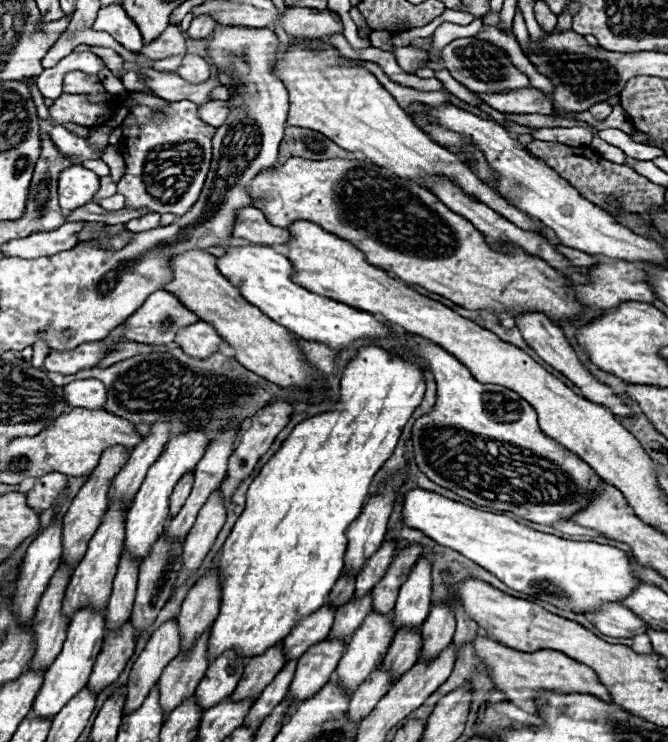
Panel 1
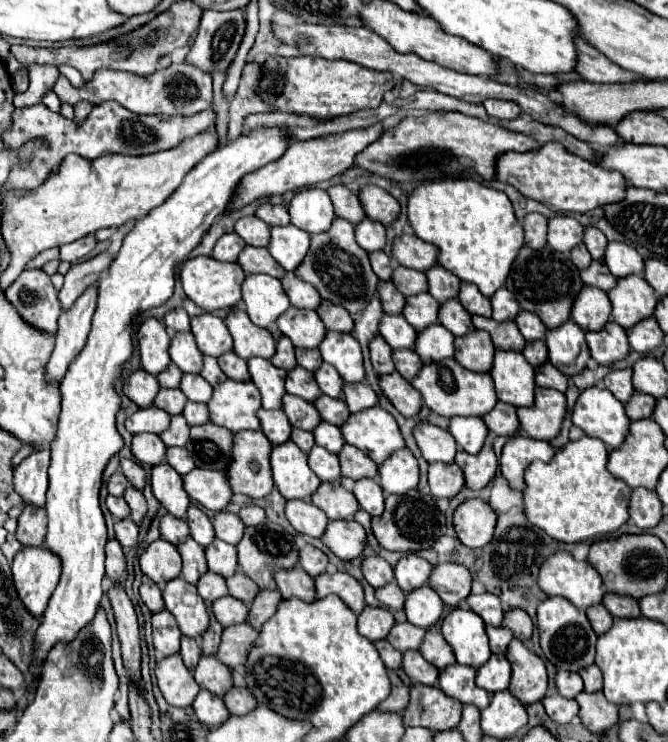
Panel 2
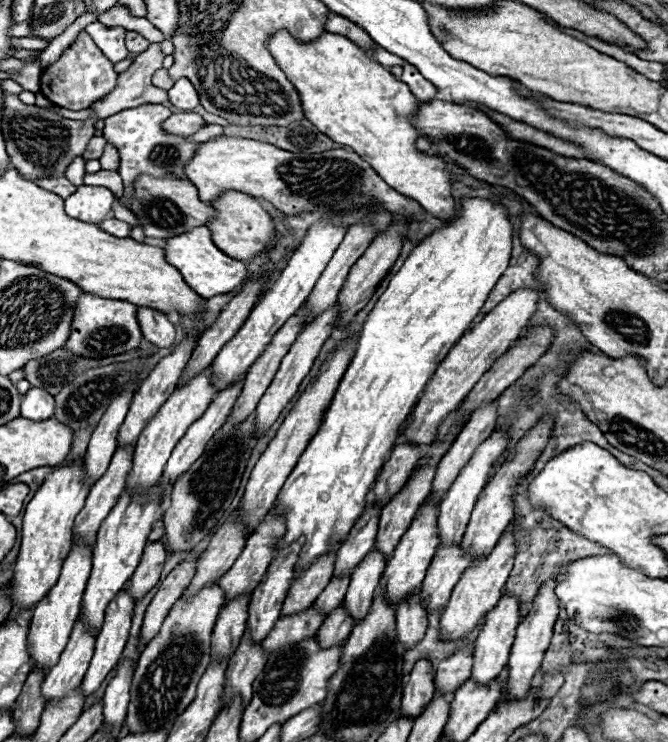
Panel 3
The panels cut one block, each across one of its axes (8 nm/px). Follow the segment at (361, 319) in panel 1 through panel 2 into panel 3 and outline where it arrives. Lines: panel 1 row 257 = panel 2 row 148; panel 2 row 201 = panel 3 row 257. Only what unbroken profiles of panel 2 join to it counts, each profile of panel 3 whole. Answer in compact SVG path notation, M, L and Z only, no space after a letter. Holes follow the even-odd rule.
M206 226L194 228L190 232L180 234L180 236L174 236L174 238L168 238L166 242L168 244L164 246L164 250L166 250L168 262L172 266L176 266L182 272L186 284L194 292L198 292L200 296L204 296L204 298L212 298L212 296L218 296L218 294L236 292L252 276L242 260L234 260L234 258L226 256L220 248L214 246L212 234L210 234L210 230Z

